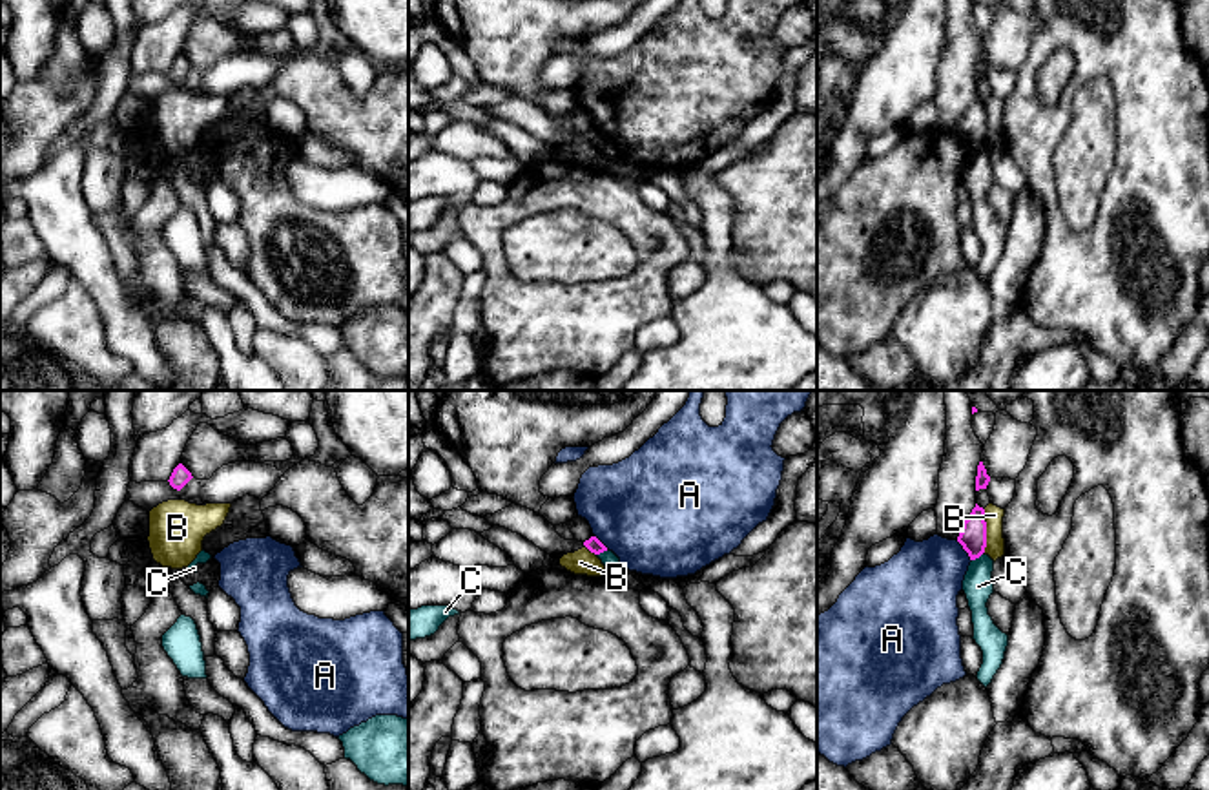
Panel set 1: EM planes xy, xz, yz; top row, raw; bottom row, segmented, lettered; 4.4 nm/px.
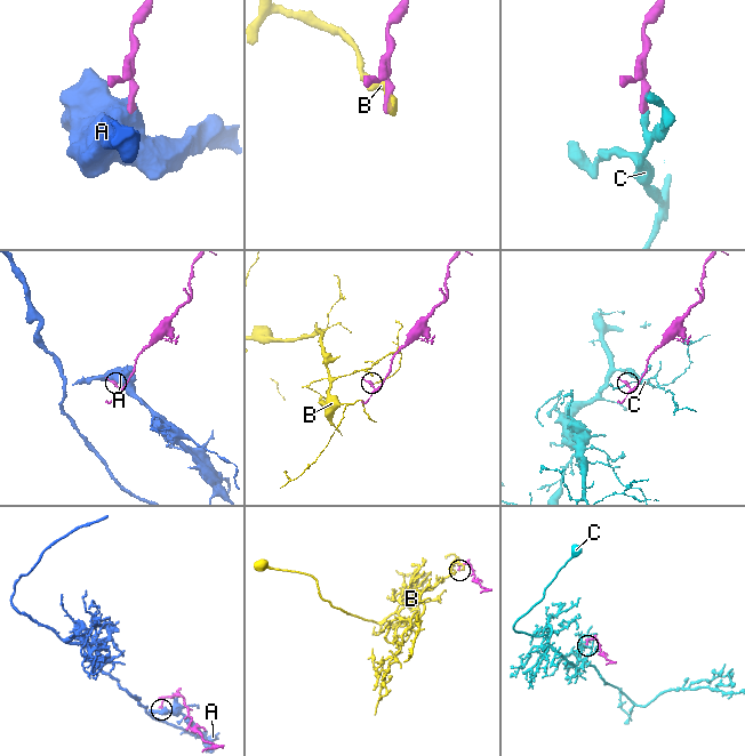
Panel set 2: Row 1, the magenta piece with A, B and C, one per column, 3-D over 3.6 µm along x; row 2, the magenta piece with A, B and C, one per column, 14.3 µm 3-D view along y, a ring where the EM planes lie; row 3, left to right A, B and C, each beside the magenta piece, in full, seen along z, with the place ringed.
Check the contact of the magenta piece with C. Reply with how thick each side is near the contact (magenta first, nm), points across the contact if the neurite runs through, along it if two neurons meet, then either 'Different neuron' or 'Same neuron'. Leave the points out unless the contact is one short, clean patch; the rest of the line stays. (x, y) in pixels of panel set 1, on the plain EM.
Thickness 120 nm (magenta) against 130 nm. Boundary: yz (983, 143), (972, 152). Different neuron

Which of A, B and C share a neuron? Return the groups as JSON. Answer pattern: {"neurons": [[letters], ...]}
{"neurons": [["A"], ["B"], ["C"]]}

